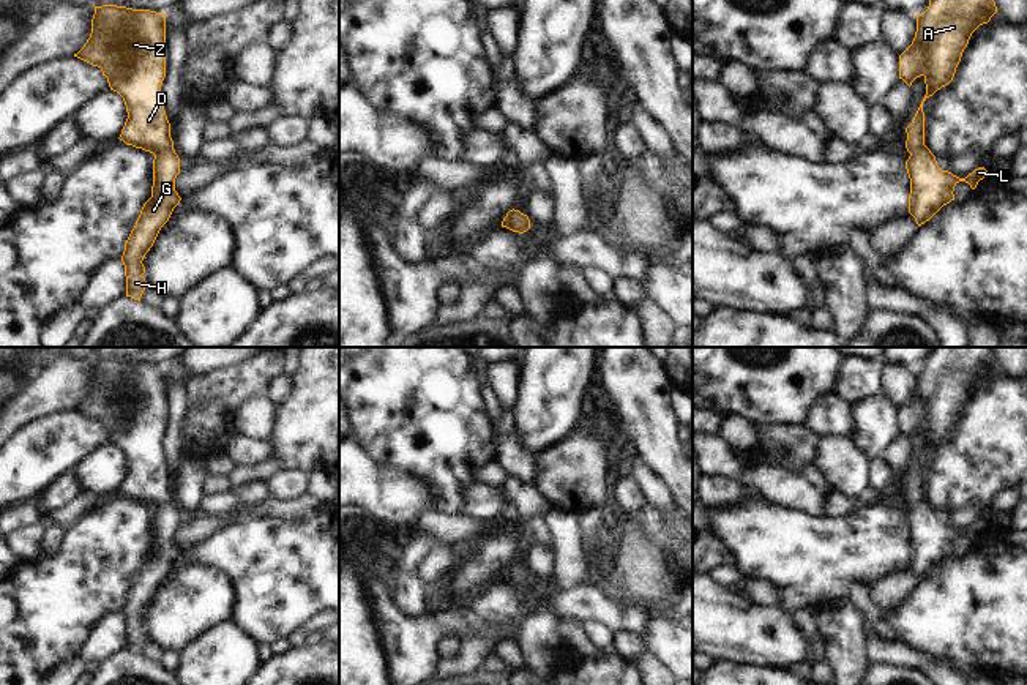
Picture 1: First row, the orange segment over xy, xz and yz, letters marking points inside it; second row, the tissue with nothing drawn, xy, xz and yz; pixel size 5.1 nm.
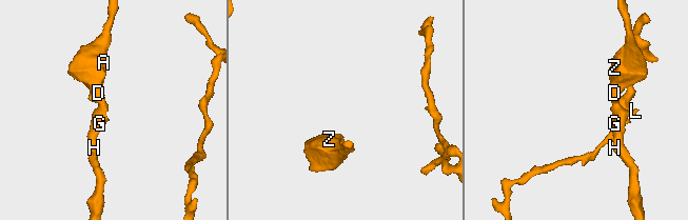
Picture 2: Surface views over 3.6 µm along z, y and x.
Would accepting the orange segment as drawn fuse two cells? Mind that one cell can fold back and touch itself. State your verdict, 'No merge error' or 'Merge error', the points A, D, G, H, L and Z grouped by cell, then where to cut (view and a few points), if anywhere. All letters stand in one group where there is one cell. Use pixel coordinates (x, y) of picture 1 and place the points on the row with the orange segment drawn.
No merge error. Groups: A D G H L Z. No split.

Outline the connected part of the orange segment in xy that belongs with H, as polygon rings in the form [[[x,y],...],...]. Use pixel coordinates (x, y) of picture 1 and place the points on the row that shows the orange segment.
[[[117,5],[95,6],[90,38],[74,57],[98,66],[110,90],[123,98],[128,118],[118,139],[155,155],[151,197],[144,204],[121,256],[126,297],[140,301],[148,286],[142,260],[181,200],[175,191],[180,158],[161,92],[166,14]]]

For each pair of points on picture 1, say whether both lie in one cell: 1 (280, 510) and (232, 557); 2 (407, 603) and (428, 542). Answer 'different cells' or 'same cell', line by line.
1: different cells
2: same cell

